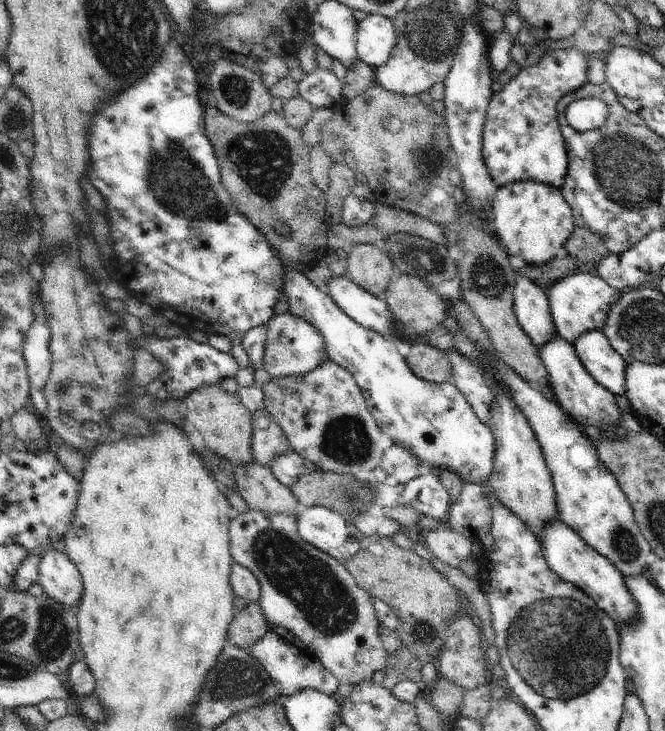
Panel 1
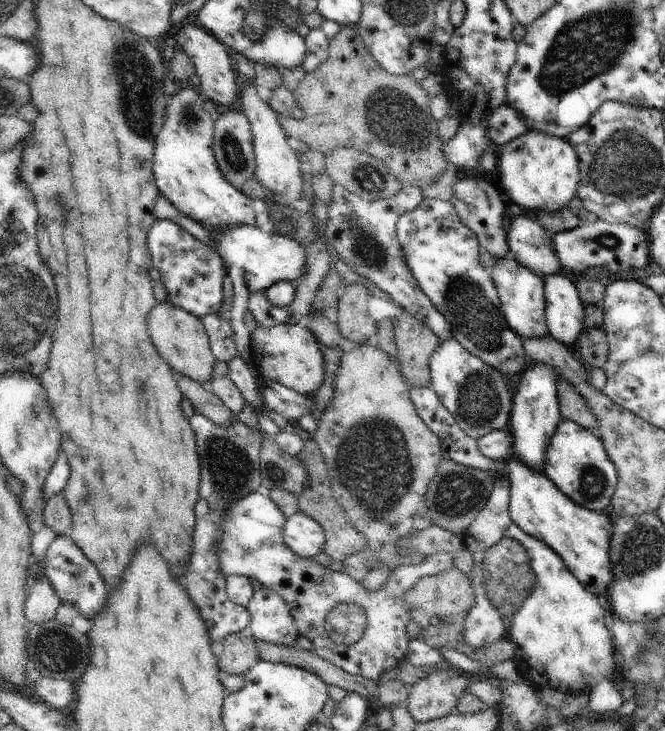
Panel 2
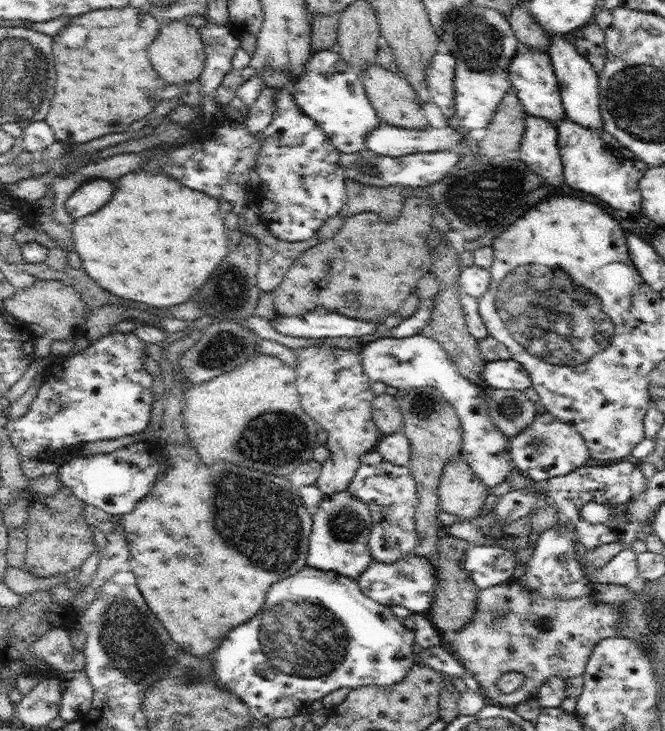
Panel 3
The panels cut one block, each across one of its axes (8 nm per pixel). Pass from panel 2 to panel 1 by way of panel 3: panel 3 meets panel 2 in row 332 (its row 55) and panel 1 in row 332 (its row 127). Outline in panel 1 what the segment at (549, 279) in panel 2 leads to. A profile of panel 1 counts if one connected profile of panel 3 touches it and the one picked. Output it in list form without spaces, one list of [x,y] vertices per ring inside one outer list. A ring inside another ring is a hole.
[[[603,330],[584,332],[573,347],[588,374],[598,384],[614,396],[626,396],[624,358],[612,348]]]

